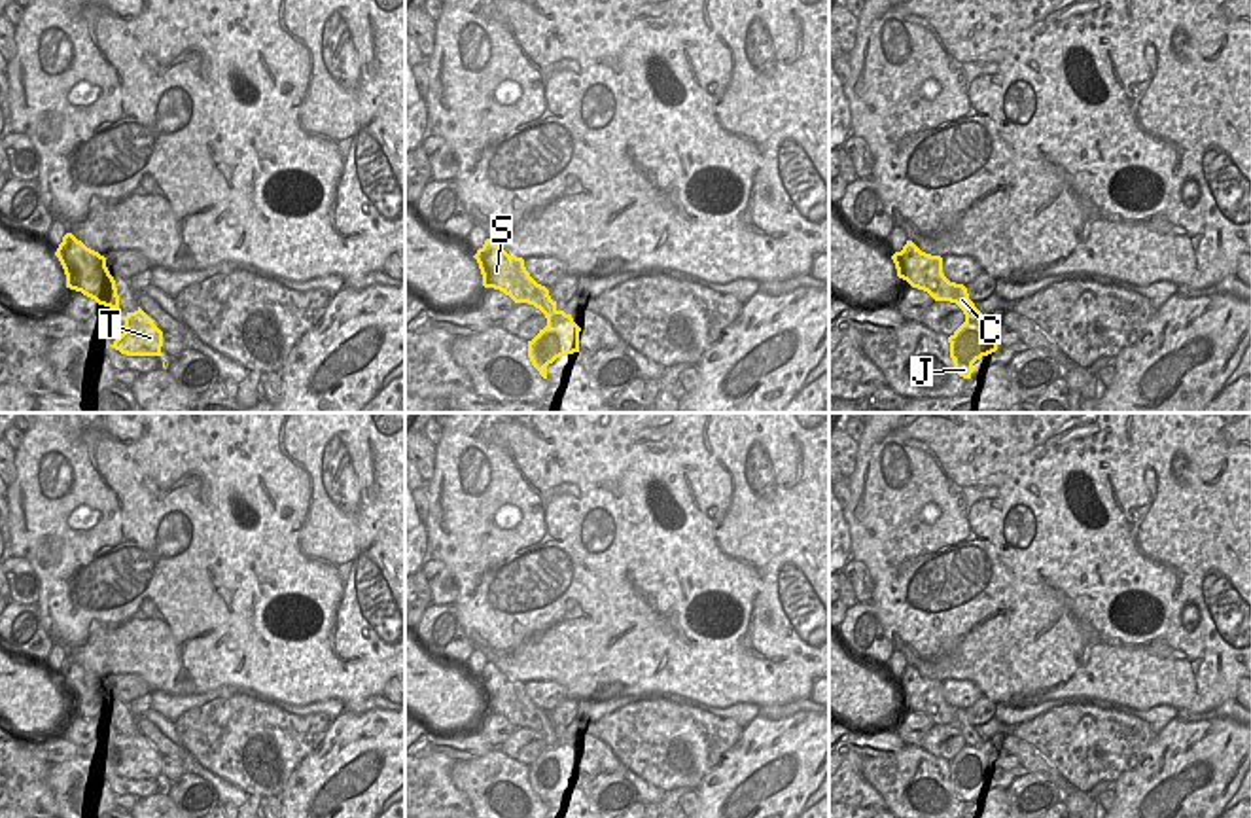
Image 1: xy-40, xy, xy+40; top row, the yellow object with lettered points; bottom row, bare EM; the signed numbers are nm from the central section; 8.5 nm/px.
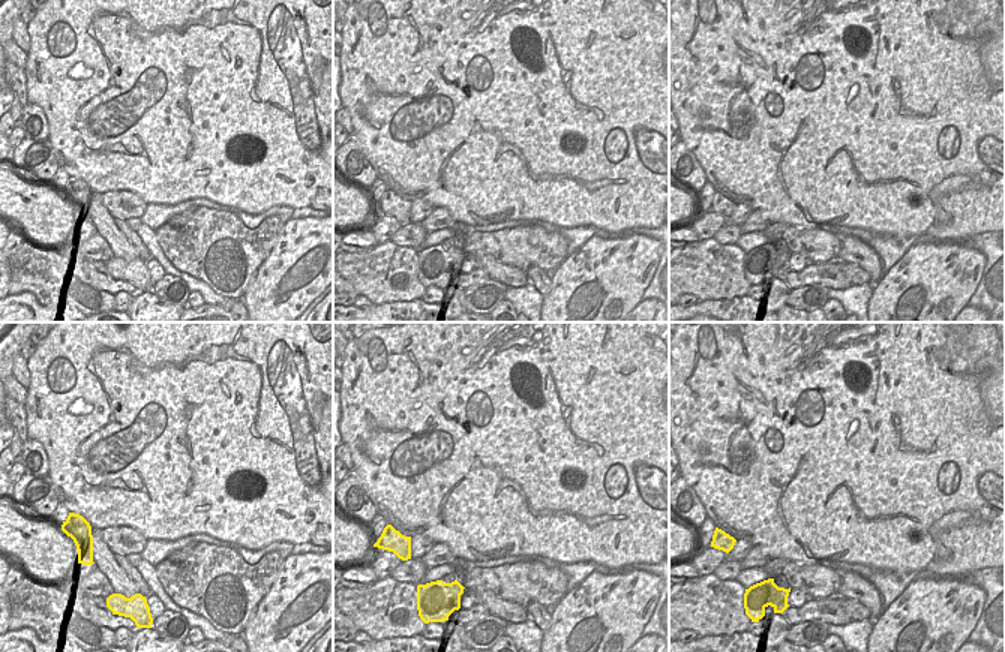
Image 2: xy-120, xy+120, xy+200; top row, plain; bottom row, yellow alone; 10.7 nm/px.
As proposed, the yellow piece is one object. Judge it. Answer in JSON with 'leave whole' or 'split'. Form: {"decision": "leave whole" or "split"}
{"decision": "split"}

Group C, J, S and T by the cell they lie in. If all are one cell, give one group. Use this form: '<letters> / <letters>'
C S / J T

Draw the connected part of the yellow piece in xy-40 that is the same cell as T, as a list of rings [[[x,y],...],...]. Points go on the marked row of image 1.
[[[138,307],[125,316],[125,331],[110,345],[127,356],[161,356],[163,331]]]

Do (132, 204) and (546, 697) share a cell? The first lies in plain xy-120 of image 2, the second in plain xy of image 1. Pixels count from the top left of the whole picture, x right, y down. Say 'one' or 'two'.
one

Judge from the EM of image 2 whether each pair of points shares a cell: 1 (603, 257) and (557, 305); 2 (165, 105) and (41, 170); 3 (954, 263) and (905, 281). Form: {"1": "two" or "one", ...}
{"1": "one", "2": "two", "3": "one"}

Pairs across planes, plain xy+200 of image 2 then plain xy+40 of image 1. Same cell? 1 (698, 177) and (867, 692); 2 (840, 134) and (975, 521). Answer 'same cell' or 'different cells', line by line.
1: different cells
2: same cell

